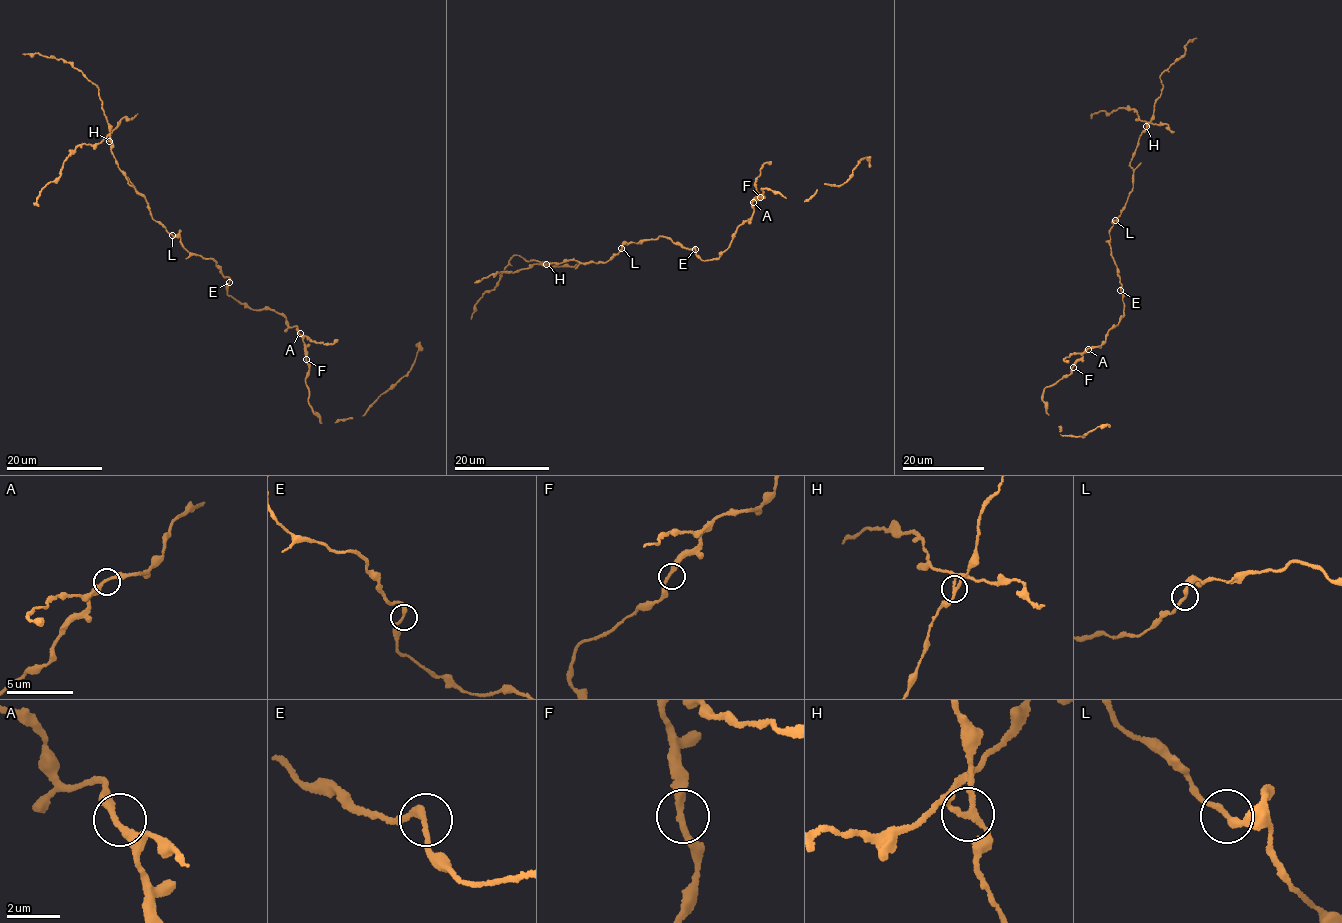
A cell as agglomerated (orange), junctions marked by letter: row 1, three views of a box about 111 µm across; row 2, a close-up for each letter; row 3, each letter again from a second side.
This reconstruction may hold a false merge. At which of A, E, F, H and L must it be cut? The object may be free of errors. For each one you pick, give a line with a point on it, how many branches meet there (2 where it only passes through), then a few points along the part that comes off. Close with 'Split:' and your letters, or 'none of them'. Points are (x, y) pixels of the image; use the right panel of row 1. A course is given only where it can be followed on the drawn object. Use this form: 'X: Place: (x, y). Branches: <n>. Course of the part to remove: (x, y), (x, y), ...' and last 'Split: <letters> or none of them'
H: Place: (1146, 126). Branches: 2. Course of the part to remove: (1146, 127), (1145, 122), (1138, 118), (1136, 111), (1129, 106), (1108, 114), (1102, 110), (1090, 115)
Split: H

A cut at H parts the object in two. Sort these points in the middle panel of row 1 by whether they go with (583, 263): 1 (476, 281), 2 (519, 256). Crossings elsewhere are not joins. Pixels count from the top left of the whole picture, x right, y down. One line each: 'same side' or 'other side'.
1: other side
2: same side

